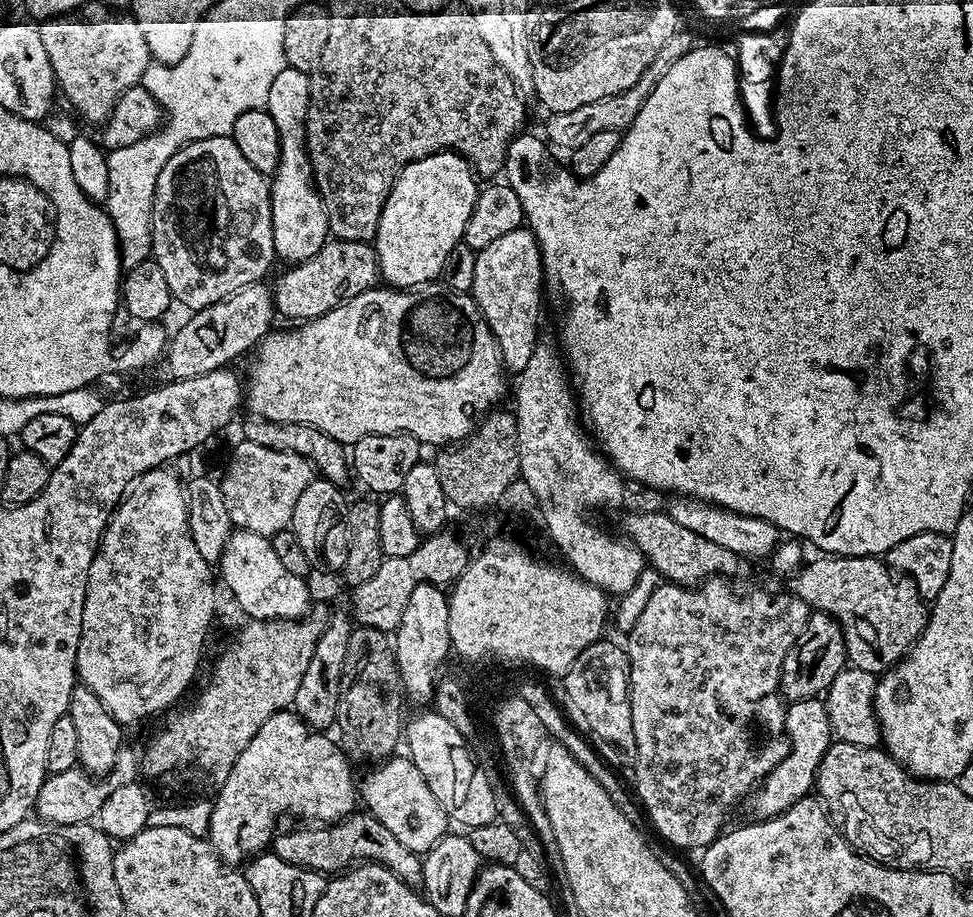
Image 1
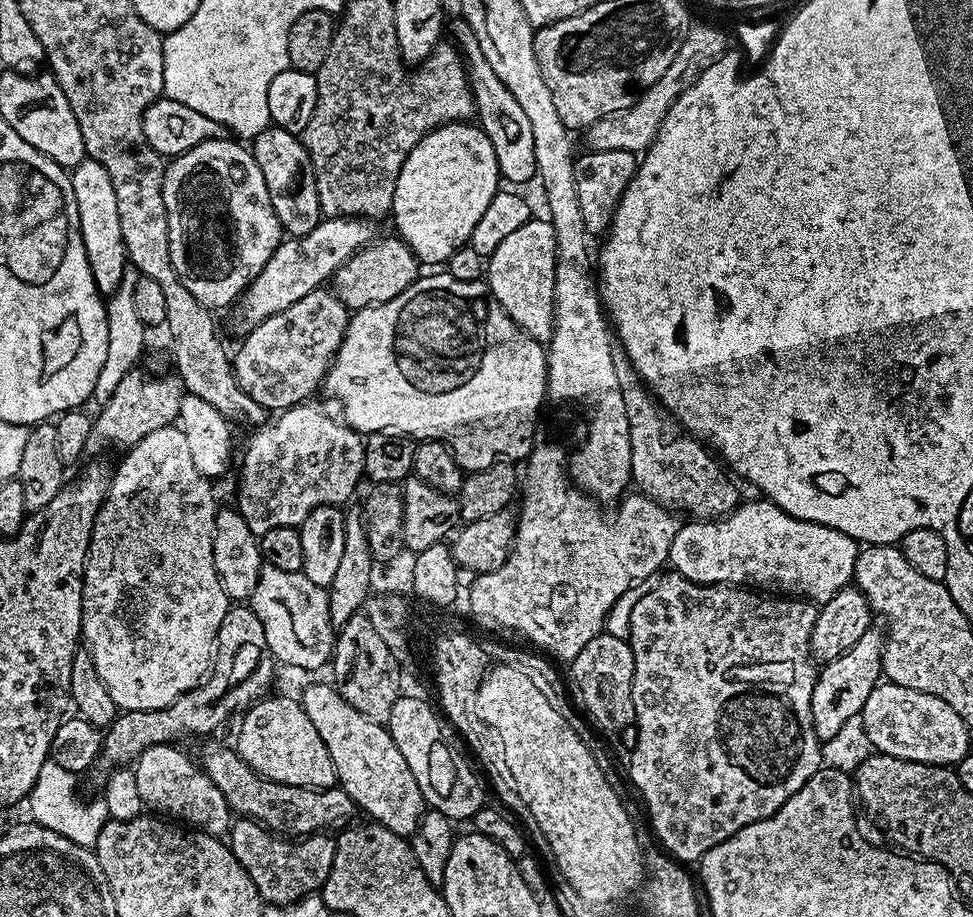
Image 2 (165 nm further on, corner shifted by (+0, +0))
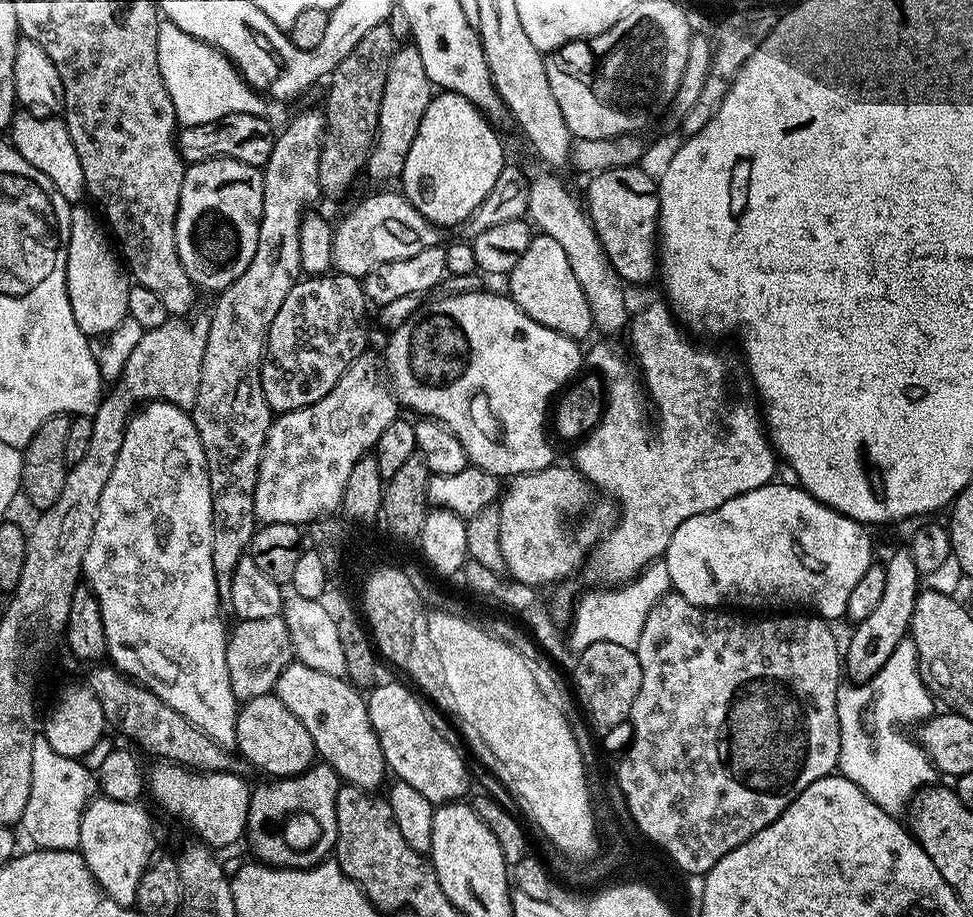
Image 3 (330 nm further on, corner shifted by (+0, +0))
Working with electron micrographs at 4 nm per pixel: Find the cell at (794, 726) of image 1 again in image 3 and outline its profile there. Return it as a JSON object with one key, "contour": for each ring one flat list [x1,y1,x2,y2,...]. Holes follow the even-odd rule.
{"contour":[[900,546,889,560,883,561,883,566,886,570,886,586,882,599,867,618,862,618,853,627,856,629,848,640,848,648,846,644,842,652,842,668,852,682,863,682,876,674,900,641,909,635,916,599,922,591,922,574,914,566,914,558,910,558,907,547]]}

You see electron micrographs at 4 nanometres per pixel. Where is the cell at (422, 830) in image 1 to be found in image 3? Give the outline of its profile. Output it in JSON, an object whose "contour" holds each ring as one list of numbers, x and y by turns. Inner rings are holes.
{"contour":[[293,662,286,666,286,670,282,670,274,694,283,702,286,710,290,710,290,714,294,714,294,718,298,718,298,722,302,722,306,730,310,730,317,757,334,769,344,784,353,784,355,788,379,789,384,776,389,775,388,763,382,754,378,734,374,734,374,726,370,722,367,699,345,677,322,674,322,670,314,670,305,664]]}

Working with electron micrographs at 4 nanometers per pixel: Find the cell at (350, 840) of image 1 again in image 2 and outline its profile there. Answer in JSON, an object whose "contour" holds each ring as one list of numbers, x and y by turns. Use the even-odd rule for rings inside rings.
{"contour":[[235,747,208,748,198,757,205,775,218,786,231,811,237,817,257,820,263,828,285,838,303,838,327,833,328,828,343,830,355,821,358,809,343,788,303,788,279,784,258,774,241,758]]}

